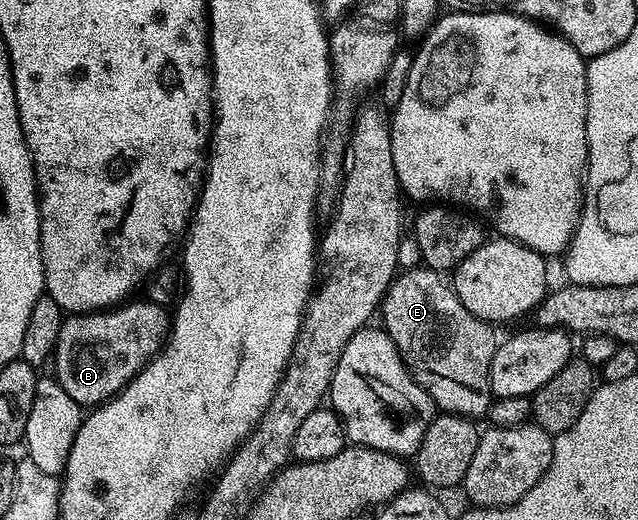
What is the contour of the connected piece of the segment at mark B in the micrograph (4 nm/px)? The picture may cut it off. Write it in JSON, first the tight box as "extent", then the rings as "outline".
{"extent":[52,301,172,409],"outline":[[[126,301],[121,305],[104,311],[91,313],[70,313],[65,316],[60,325],[58,344],[54,346],[52,364],[56,380],[72,397],[72,401],[90,409],[101,405],[108,399],[113,399],[164,346],[164,340],[169,336],[172,326],[172,315],[167,308],[149,301],[134,303]]]}

